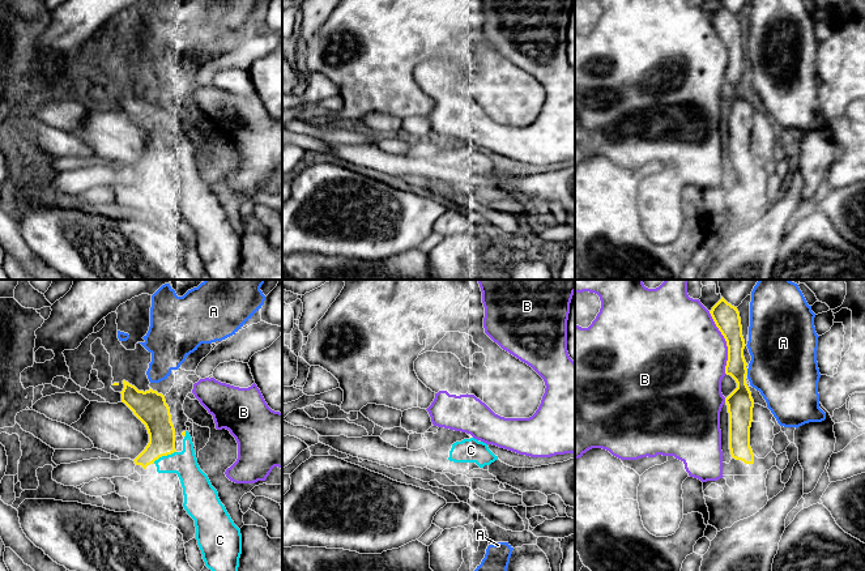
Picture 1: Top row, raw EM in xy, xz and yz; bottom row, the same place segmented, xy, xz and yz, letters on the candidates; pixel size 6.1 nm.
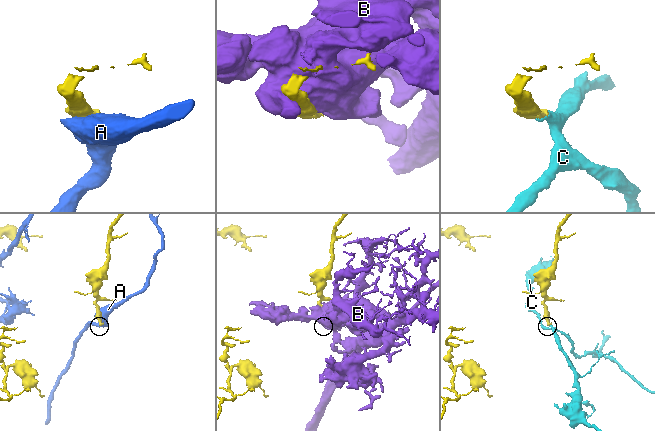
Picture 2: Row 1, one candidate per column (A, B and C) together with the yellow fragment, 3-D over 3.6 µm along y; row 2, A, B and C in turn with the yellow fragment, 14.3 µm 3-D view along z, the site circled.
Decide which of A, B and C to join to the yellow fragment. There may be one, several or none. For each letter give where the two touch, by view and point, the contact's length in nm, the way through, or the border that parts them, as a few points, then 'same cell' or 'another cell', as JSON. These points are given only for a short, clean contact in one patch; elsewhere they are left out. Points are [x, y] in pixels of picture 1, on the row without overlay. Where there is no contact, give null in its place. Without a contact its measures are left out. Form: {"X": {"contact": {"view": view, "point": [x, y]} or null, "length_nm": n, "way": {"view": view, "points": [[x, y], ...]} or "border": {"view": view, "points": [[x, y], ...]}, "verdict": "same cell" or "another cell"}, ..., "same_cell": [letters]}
{"A": {"contact": {"view": "yz", "point": [746, 79]}, "length_nm": 40, "verdict": "another cell"}, "B": {"contact": {"view": "yz", "point": [727, 50]}, "length_nm": 400, "verdict": "another cell"}, "C": {"contact": {"view": "xy", "point": [163, 162]}, "length_nm": 160, "verdict": "same cell"}, "same_cell": ["C"]}

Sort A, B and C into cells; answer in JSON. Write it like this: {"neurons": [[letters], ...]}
{"neurons": [["A"], ["B"], ["C"]]}

